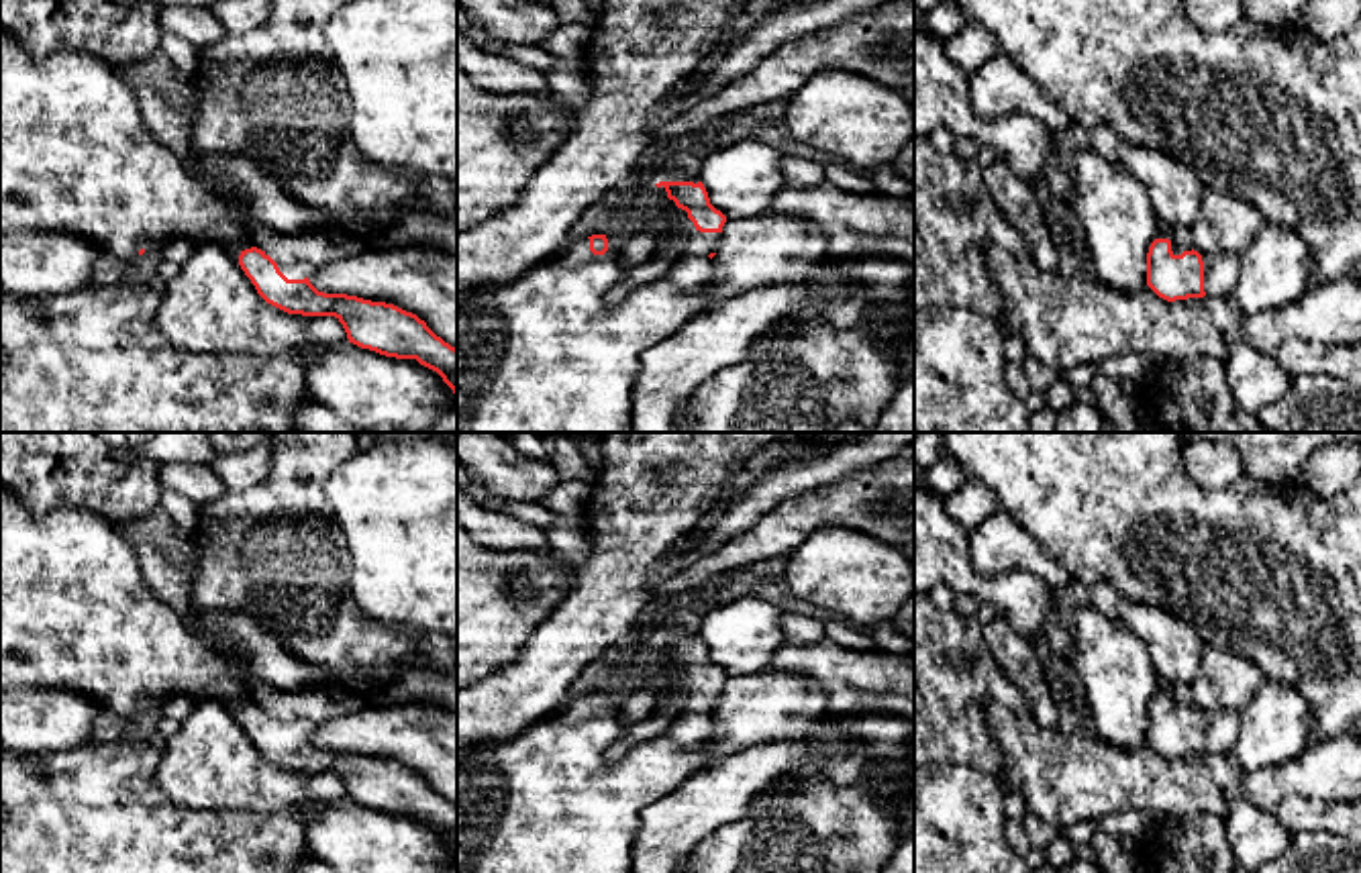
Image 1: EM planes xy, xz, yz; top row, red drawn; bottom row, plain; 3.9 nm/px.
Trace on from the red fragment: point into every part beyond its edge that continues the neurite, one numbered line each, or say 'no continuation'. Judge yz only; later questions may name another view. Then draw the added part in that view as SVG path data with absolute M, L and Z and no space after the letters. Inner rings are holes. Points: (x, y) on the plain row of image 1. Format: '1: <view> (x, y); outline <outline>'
1: yz (1221, 725); outline M1212 708L1202 718L1206 753L1230 753L1241 730L1241 710Z

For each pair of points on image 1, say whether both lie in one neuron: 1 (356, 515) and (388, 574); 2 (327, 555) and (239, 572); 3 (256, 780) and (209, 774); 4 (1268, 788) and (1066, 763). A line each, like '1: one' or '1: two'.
1: one
2: one
3: one
4: one

